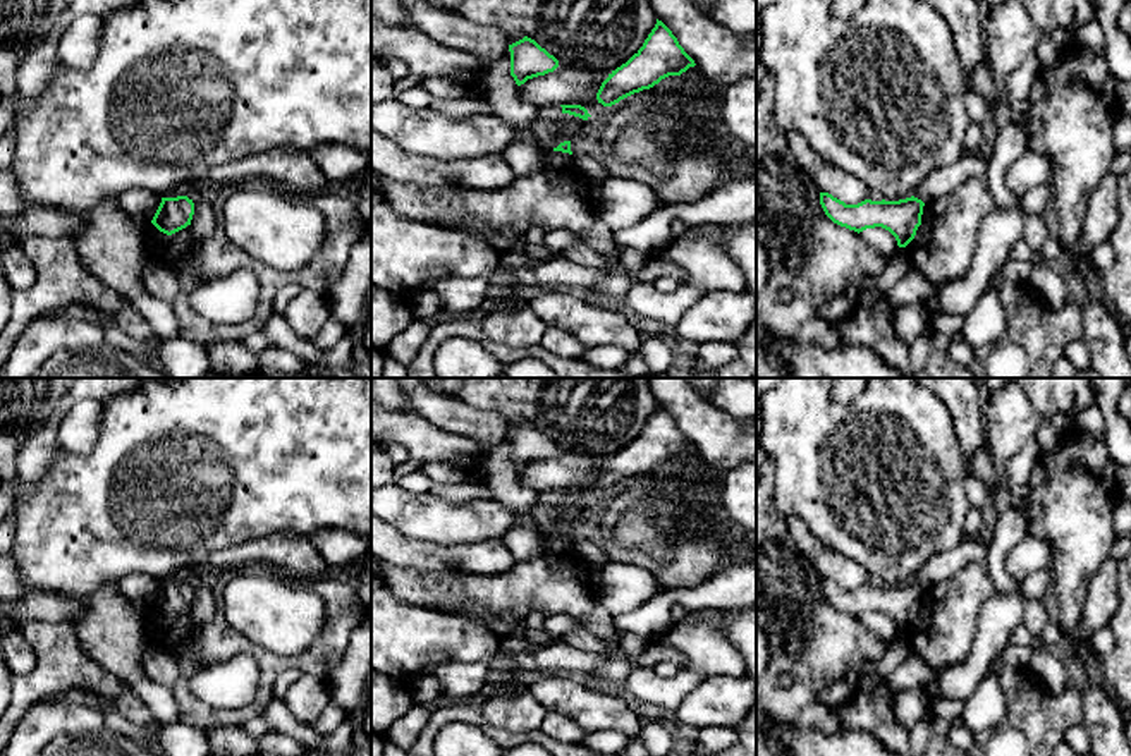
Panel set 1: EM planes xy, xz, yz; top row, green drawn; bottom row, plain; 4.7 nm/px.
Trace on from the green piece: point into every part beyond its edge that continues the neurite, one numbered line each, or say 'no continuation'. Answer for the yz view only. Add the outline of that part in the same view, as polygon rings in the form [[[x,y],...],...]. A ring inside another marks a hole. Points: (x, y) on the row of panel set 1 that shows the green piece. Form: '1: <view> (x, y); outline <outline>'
no continuation

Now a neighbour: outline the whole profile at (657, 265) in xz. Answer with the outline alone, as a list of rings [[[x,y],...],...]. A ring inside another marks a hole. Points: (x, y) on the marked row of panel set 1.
[[[662,253],[648,256],[636,277],[645,284],[653,284],[660,277],[672,277],[679,284],[686,284],[686,271]]]

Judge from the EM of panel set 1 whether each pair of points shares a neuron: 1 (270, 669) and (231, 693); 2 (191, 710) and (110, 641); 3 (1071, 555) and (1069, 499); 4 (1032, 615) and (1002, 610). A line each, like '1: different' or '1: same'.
1: different
2: different
3: same
4: different

